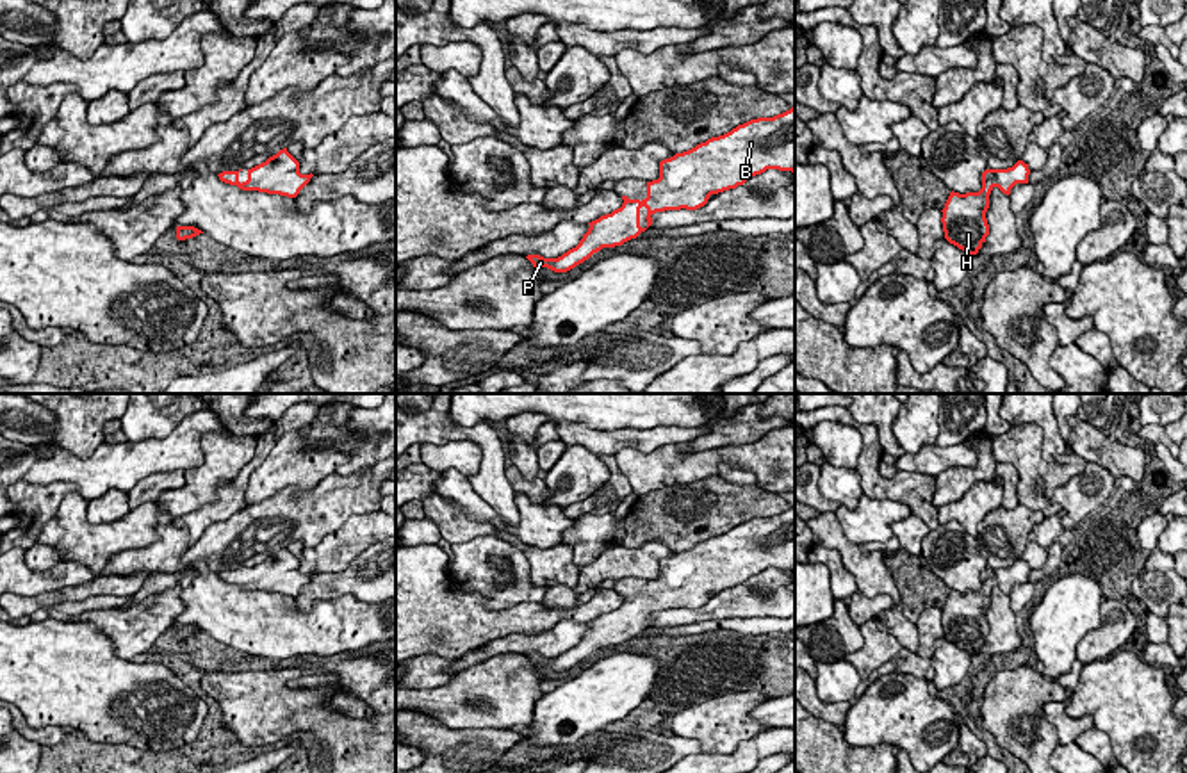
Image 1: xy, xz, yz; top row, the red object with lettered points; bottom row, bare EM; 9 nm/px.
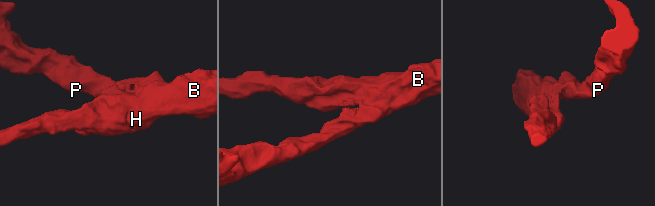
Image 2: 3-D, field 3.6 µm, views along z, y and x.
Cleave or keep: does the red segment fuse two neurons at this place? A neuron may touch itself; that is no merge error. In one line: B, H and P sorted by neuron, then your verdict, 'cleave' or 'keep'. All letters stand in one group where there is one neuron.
groups B H P; keep

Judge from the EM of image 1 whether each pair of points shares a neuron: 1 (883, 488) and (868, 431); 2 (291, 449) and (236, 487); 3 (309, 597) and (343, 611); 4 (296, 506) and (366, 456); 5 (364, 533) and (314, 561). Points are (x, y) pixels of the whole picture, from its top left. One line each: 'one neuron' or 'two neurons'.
1: one neuron
2: two neurons
3: two neurons
4: two neurons
5: one neuron

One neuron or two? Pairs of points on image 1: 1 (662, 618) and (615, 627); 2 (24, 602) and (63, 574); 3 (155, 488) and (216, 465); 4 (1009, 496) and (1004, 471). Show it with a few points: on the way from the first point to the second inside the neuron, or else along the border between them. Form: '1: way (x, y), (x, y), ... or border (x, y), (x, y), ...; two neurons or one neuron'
1: border (694, 610), (656, 610), (647, 626); two neurons
2: border (77, 583), (50, 592), (18, 595); two neurons
3: border (186, 471), (180, 487), (164, 490), (155, 499); two neurons
4: way (1009, 490), (1007, 476); one neuron

